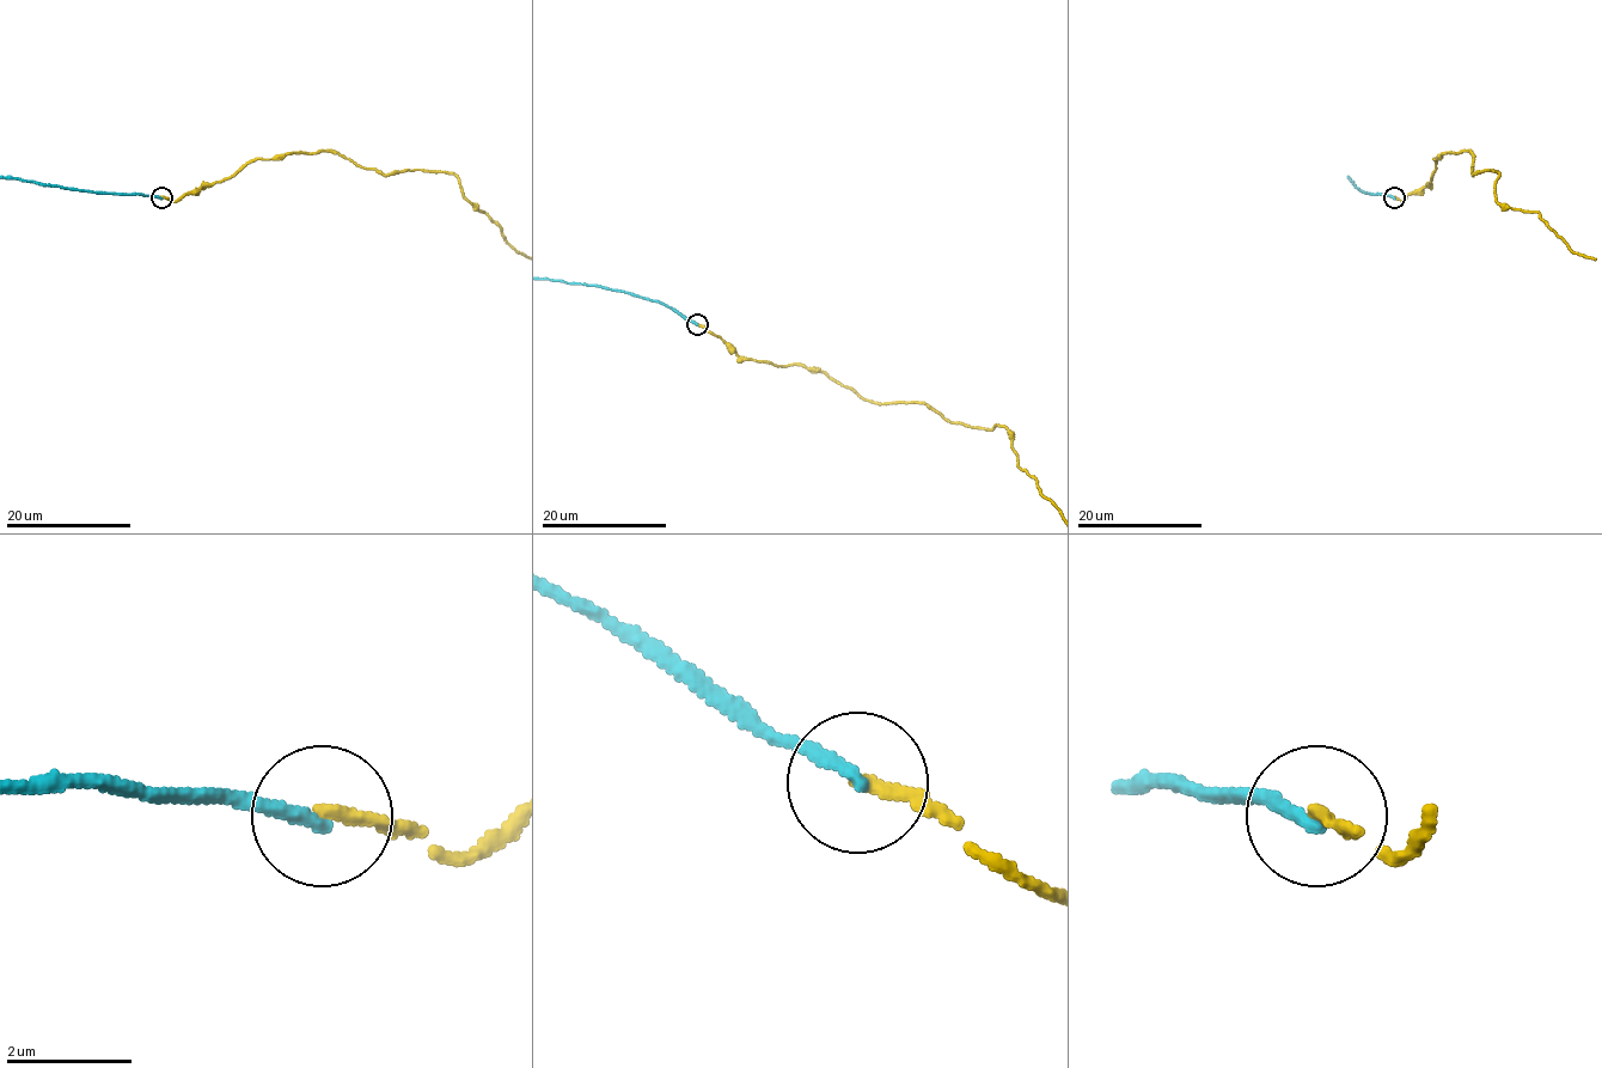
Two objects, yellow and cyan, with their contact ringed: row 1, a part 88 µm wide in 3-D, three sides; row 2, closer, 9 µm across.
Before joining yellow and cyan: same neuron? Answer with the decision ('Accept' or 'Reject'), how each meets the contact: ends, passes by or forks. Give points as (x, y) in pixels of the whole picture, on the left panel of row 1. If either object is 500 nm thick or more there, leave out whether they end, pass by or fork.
Reject. At the ring yellow ends. At the ring cyan ends

